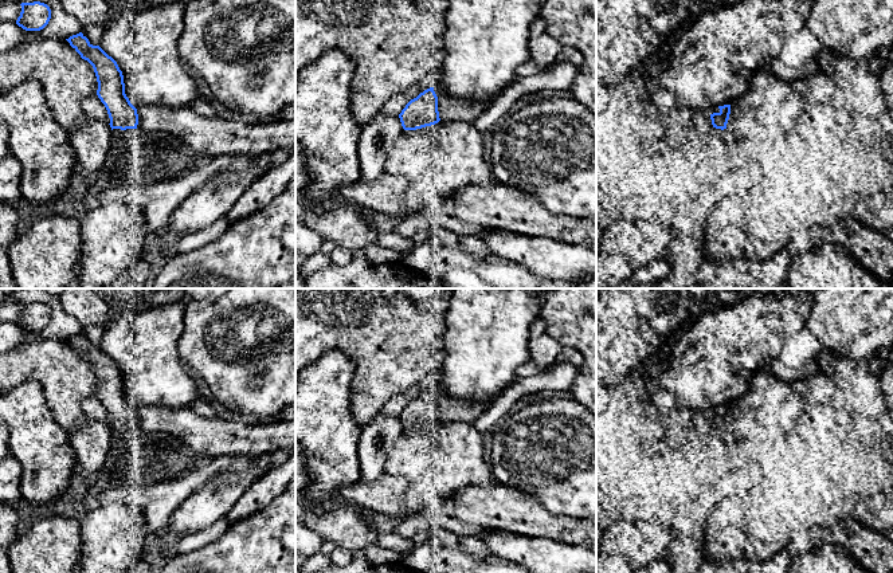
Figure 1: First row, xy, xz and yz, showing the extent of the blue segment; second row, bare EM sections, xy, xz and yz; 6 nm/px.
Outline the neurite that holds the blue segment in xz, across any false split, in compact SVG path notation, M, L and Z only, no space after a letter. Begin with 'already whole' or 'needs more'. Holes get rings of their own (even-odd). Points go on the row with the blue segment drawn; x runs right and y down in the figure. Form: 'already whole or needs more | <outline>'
needs more | M430 87L411 99L399 114L404 130L416 130L438 123L439 121L457 121L474 123L485 113L494 99L479 99L470 102L450 98L435 93Z

